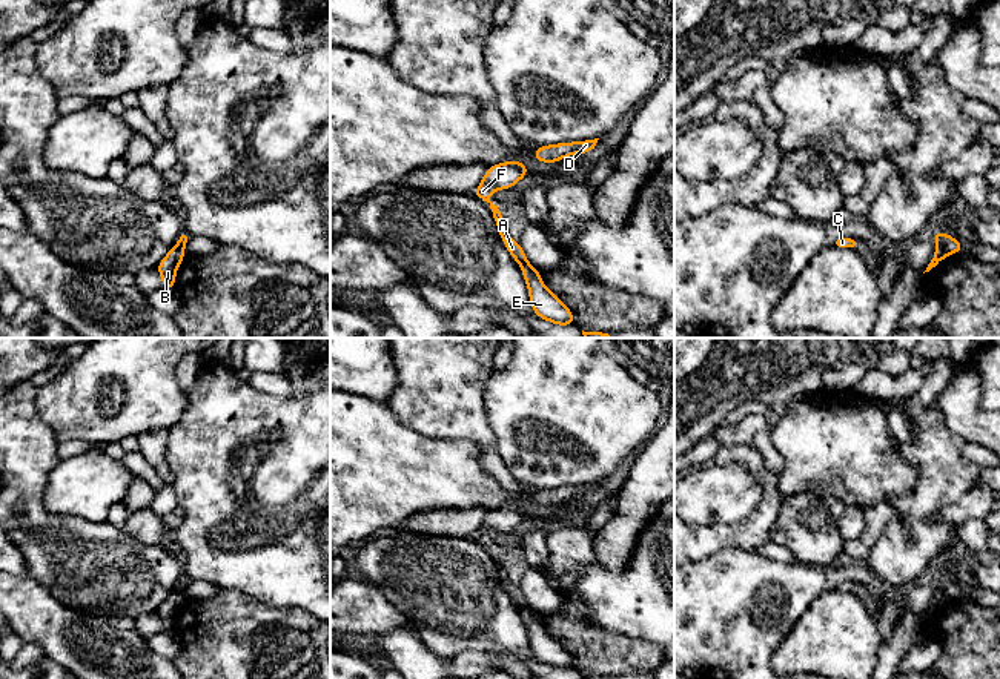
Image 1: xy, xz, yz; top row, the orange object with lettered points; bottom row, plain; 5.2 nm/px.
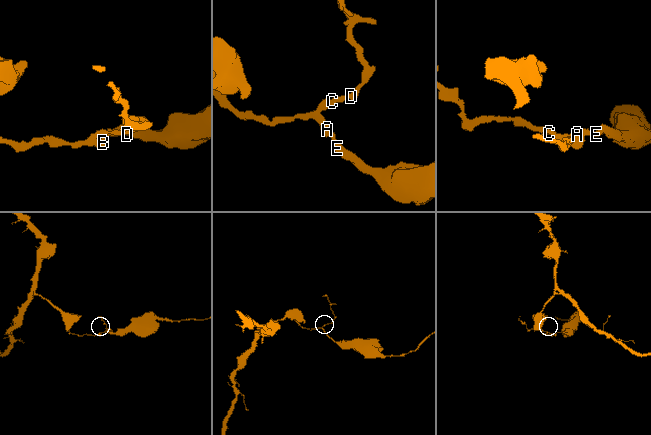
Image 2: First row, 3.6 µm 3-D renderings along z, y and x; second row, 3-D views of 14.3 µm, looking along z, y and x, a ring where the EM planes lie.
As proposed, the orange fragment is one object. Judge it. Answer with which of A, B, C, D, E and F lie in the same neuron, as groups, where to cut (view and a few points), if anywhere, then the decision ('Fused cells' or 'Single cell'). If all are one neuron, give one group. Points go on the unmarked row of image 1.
Groups: A B C D F / E. Split along yz (939, 589), (948, 596). Fused cells

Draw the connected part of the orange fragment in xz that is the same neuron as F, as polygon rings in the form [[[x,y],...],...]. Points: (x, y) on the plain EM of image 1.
[[[504,505],[504,507],[487,512],[487,516],[484,518],[482,525],[473,536],[475,541],[490,548],[493,562],[496,565],[496,575],[504,590],[507,591],[507,595],[510,596],[516,608],[519,608],[521,611],[525,607],[528,607],[527,601],[519,585],[515,585],[513,582],[508,581],[504,562],[498,550],[495,550],[490,545],[488,539],[493,535],[504,535],[504,533],[513,532],[524,521],[528,521],[527,508],[524,505]]]

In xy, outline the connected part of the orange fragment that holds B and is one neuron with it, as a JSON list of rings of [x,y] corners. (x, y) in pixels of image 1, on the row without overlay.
[[[175,588],[160,605],[157,614],[163,624],[163,633],[175,634],[175,619],[180,607],[186,601],[184,591]]]

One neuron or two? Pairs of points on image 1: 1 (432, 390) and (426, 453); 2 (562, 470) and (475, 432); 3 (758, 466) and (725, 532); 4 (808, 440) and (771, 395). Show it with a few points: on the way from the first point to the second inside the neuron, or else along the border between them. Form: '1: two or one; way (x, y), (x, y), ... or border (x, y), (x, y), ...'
1: two; border (397, 417), (424, 435), (463, 441)
2: two; border (484, 407), (495, 437), (495, 446)
3: one; way (768, 487), (768, 507), (747, 529)
4: two; border (819, 390), (796, 398), (787, 406)

